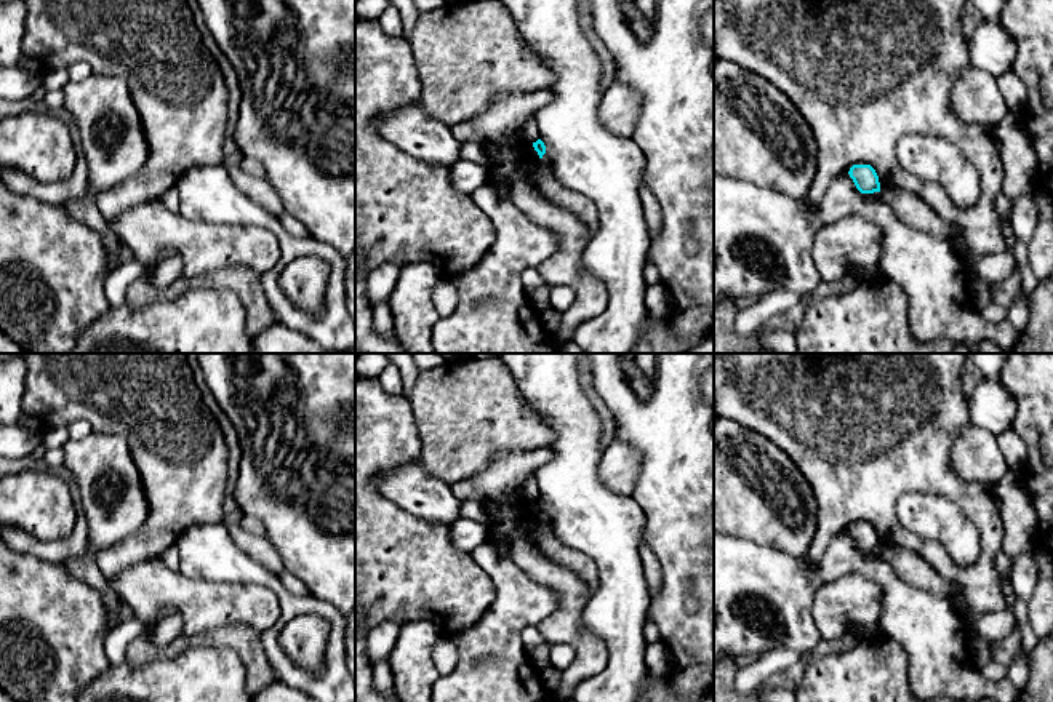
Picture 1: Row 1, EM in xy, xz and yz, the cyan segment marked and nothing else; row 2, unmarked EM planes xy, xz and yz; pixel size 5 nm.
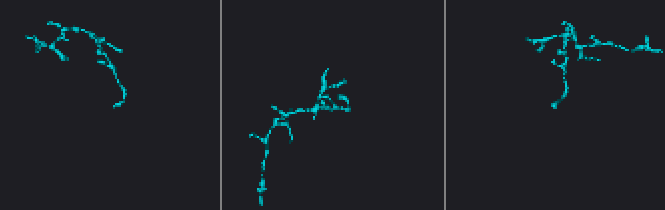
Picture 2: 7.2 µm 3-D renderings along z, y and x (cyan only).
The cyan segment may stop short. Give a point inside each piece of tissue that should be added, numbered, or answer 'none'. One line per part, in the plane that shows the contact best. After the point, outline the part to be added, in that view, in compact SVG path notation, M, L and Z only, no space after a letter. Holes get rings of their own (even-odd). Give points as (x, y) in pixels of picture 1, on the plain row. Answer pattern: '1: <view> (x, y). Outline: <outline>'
none

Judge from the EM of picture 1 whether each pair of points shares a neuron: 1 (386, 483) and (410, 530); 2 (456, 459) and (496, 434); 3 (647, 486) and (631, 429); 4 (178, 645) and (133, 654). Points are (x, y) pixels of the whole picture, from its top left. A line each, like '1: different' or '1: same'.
1: different
2: same
3: same
4: same

